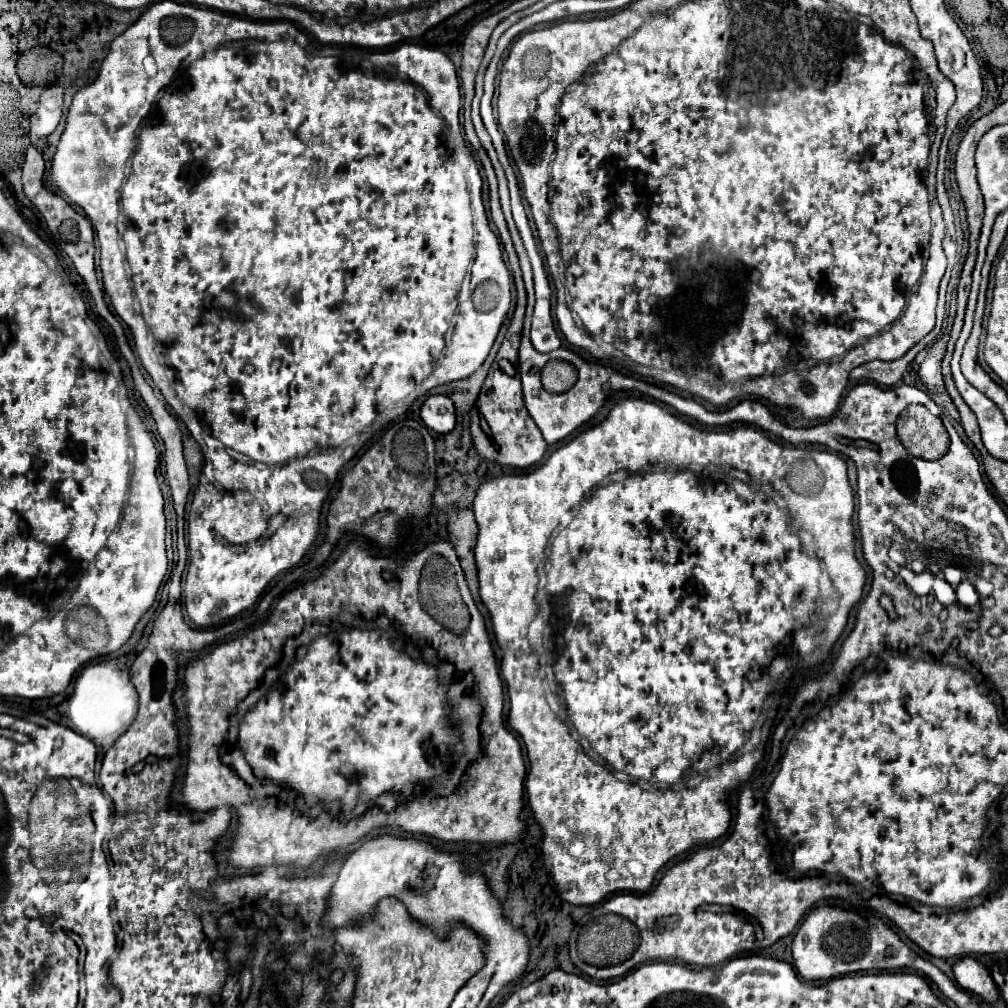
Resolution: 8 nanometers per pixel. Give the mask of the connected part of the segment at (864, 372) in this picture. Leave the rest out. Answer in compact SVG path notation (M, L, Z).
M912 347L904 357L896 359L896 361L868 361L860 367L856 367L850 373L850 379L866 379L878 385L886 385L892 387L900 381L900 377L904 375L906 367L910 365L910 361L916 357L916 353L920 351L920 347Z

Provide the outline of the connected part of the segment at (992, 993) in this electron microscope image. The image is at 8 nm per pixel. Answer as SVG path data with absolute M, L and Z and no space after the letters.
M964 957L954 965L954 977L964 991L982 997L984 1003L996 1003L1000 997L990 973L972 957Z

